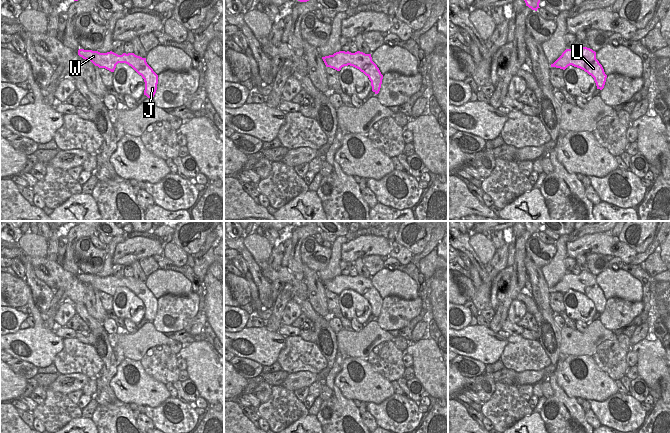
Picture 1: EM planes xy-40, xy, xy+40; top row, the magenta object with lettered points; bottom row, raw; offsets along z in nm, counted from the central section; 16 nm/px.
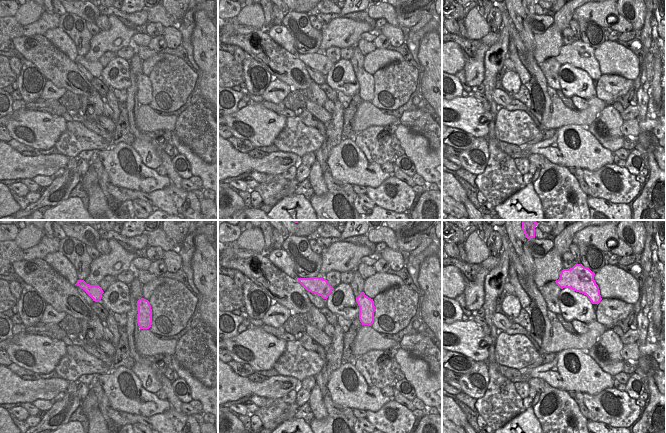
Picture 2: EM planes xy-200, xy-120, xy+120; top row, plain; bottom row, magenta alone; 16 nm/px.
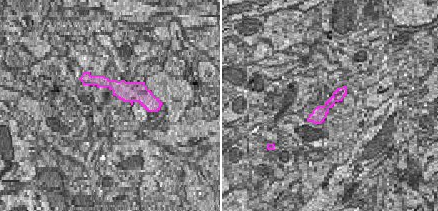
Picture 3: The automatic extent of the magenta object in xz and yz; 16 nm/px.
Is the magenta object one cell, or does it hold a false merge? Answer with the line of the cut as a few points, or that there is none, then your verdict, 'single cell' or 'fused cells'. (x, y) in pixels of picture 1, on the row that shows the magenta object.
no cut | single cell

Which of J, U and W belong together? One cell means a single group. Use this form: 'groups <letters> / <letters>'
groups J U W

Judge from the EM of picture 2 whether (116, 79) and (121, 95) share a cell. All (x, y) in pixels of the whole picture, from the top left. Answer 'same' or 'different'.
different

